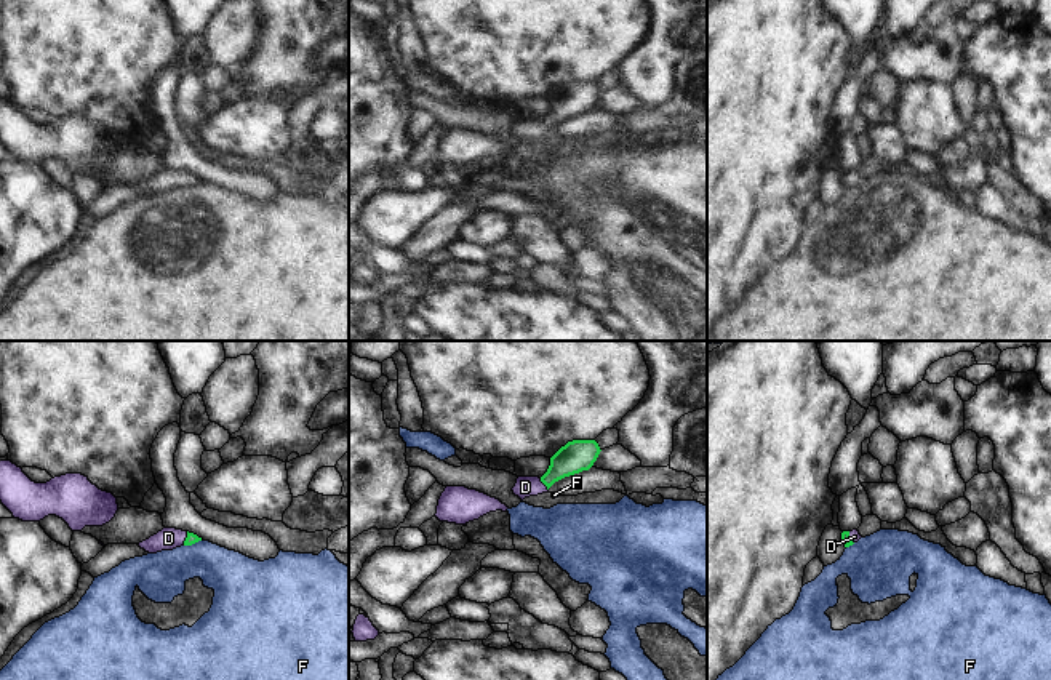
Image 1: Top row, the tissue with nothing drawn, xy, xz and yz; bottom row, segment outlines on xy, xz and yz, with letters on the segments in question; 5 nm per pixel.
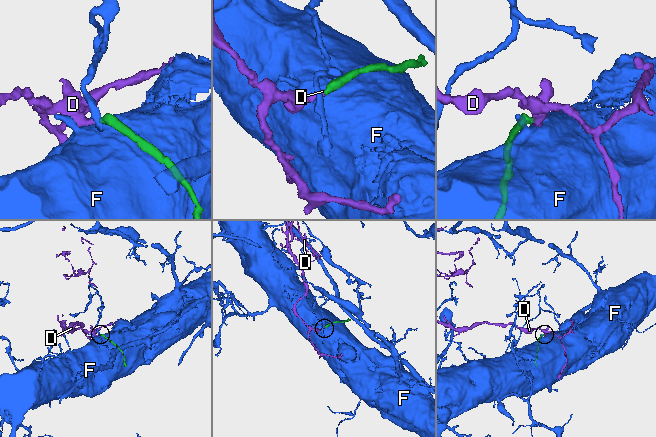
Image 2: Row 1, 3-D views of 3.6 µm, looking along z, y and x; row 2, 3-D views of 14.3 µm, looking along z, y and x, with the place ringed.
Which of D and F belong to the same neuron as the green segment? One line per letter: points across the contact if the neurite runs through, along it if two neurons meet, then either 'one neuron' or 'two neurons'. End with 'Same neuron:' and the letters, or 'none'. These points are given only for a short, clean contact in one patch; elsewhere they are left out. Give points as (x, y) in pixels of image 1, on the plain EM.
D: runs through xz (579, 96), (568, 101), (544, 125), (525, 128); one neuron
F: border along xy (202, 181), (184, 188); two neurons
Same neuron: D

